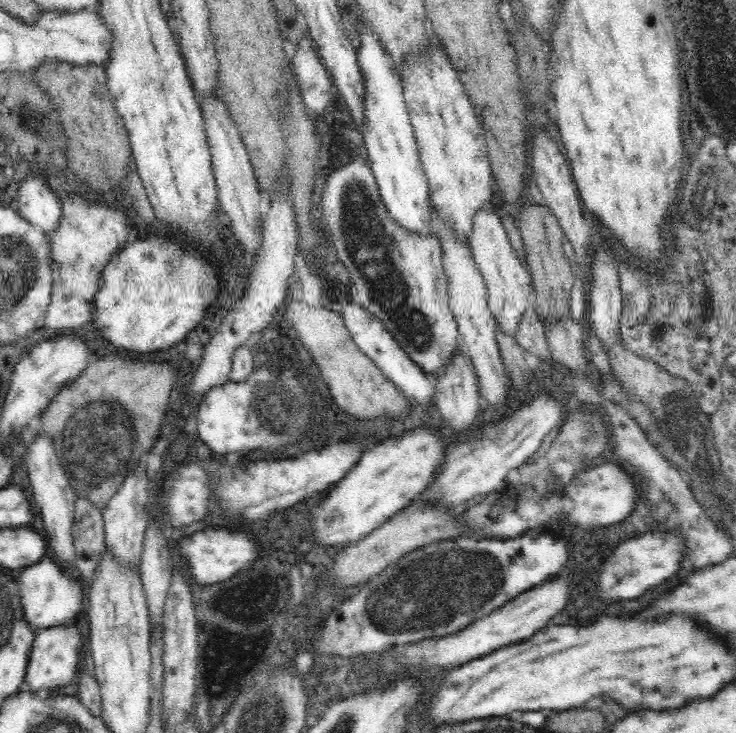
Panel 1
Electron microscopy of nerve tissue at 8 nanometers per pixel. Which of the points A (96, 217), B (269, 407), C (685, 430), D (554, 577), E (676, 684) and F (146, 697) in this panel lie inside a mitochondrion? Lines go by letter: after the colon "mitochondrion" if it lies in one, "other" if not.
A: other
B: mitochondrion
C: mitochondrion
D: other
E: mitochondrion
F: other

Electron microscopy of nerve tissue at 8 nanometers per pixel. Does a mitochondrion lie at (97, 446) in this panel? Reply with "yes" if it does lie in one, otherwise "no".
yes

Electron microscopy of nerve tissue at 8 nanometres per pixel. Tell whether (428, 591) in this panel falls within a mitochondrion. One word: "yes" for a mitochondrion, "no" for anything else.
yes

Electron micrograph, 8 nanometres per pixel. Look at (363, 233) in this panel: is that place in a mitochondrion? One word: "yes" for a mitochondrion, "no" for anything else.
yes

